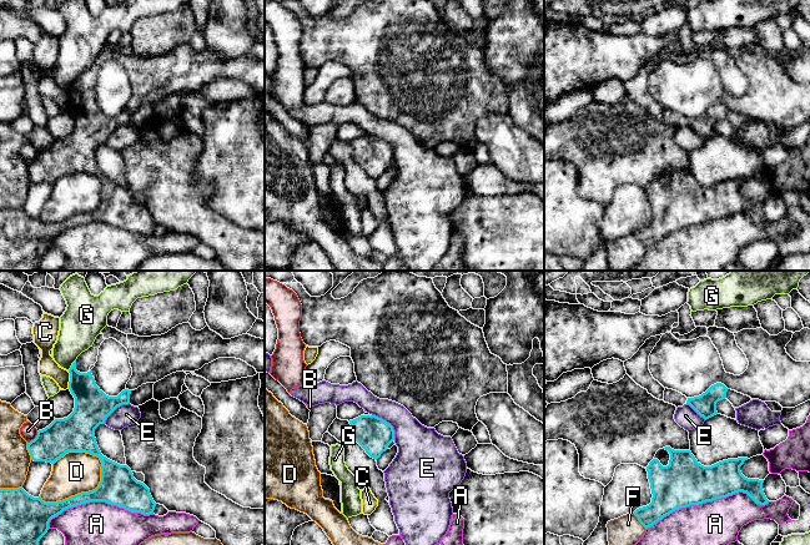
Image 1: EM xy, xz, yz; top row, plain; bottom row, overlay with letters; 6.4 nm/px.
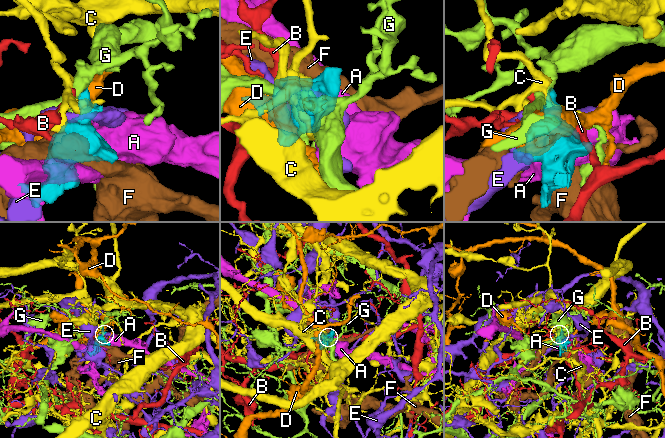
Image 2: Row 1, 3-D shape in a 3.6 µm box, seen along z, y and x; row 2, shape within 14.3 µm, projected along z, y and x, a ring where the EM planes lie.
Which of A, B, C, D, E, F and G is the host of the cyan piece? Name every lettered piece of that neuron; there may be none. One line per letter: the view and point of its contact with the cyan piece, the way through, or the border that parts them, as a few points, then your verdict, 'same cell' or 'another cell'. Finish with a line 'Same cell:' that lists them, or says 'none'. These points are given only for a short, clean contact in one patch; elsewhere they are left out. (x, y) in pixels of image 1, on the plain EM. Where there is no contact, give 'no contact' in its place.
A: contact yz (707, 221); another cell
B: contact xy (35, 159); another cell
C: contact xy (70, 100); another cell
D: contact xy (82, 213); another cell
E: contact xz (388, 144); another cell
F: contact yz (638, 240); another cell
G: contact xy (73, 85); border xy (75, 80), (68, 90); another cell
Same cell: none

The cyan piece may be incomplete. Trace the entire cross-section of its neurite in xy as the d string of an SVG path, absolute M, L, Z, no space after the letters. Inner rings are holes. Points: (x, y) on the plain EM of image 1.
M76 81L69 94L69 110L75 118L74 132L39 151L36 158L27 163L27 171L31 181L51 185L69 172L96 176L102 183L101 202L92 212L56 223L45 223L22 208L0 210L0 271L39 271L39 262L50 249L52 238L90 222L105 222L144 236L154 234L156 223L150 210L134 198L127 186L104 177L95 158L95 150L105 145L117 127L130 123L131 111L125 110L117 117L106 116L96 106L91 91L76 91Z

